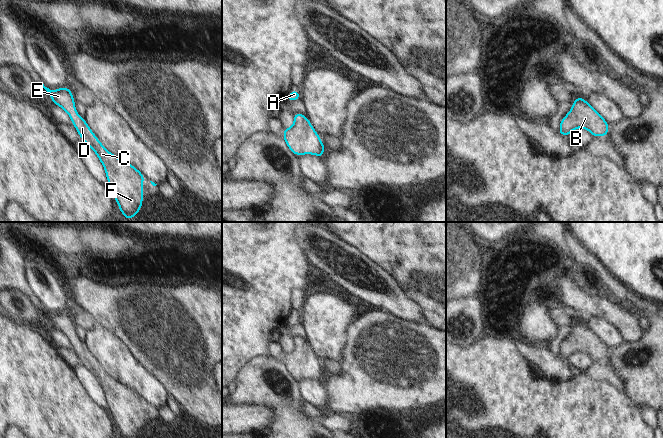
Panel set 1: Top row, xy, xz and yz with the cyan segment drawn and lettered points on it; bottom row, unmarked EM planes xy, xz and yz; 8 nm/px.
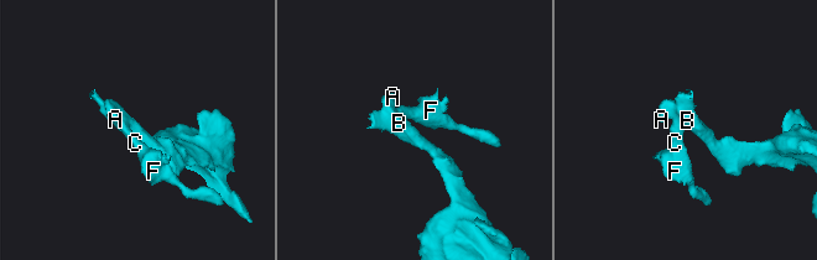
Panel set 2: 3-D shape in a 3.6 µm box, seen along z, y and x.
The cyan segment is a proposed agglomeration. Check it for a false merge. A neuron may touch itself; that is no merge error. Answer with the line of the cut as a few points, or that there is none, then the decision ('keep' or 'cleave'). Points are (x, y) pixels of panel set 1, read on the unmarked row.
no cut; keep

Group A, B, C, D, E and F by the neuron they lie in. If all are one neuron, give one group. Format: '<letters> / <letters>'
A B C D E F

